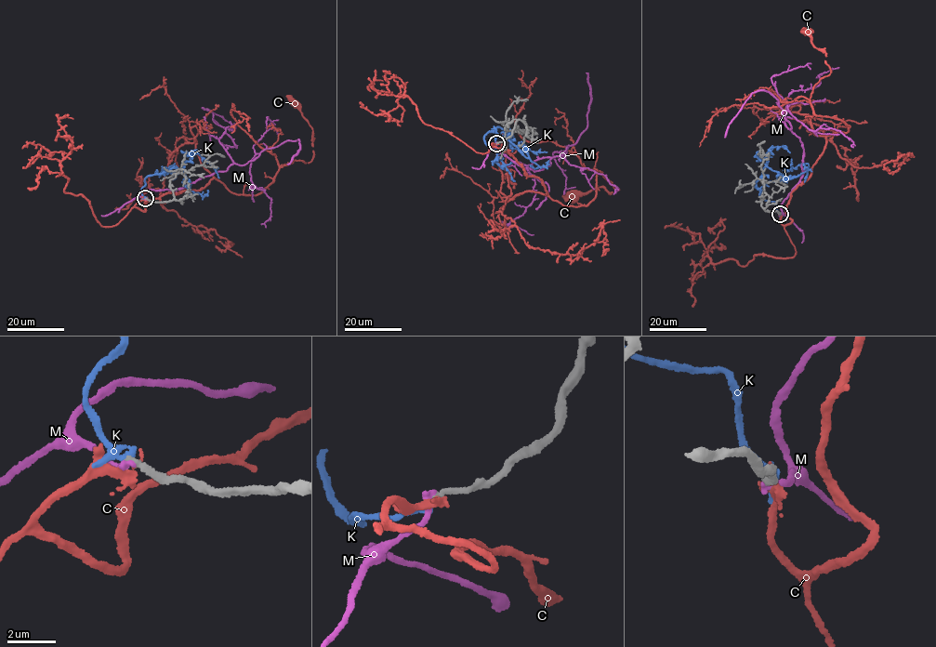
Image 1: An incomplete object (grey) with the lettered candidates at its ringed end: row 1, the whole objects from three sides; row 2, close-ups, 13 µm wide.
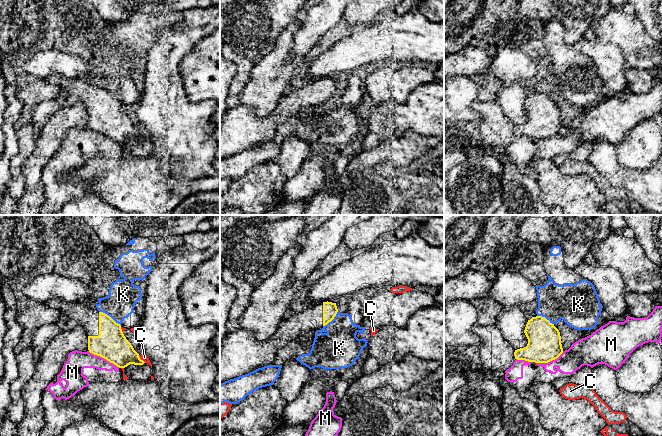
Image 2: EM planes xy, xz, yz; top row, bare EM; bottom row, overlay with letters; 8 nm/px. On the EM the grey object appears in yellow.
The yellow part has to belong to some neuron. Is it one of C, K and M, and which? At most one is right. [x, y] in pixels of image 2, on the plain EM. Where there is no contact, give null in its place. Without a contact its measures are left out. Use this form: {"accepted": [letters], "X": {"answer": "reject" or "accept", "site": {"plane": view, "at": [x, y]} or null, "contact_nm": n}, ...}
{"accepted": [], "C": {"answer": "reject", "site": {"plane": "xy", "at": [139, 134]}, "contact_nm": 100}, "K": {"answer": "reject", "site": {"plane": "xy", "at": [109, 92]}, "contact_nm": 200}, "M": {"answer": "reject", "site": {"plane": "xy", "at": [104, 134]}, "contact_nm": 280}}

